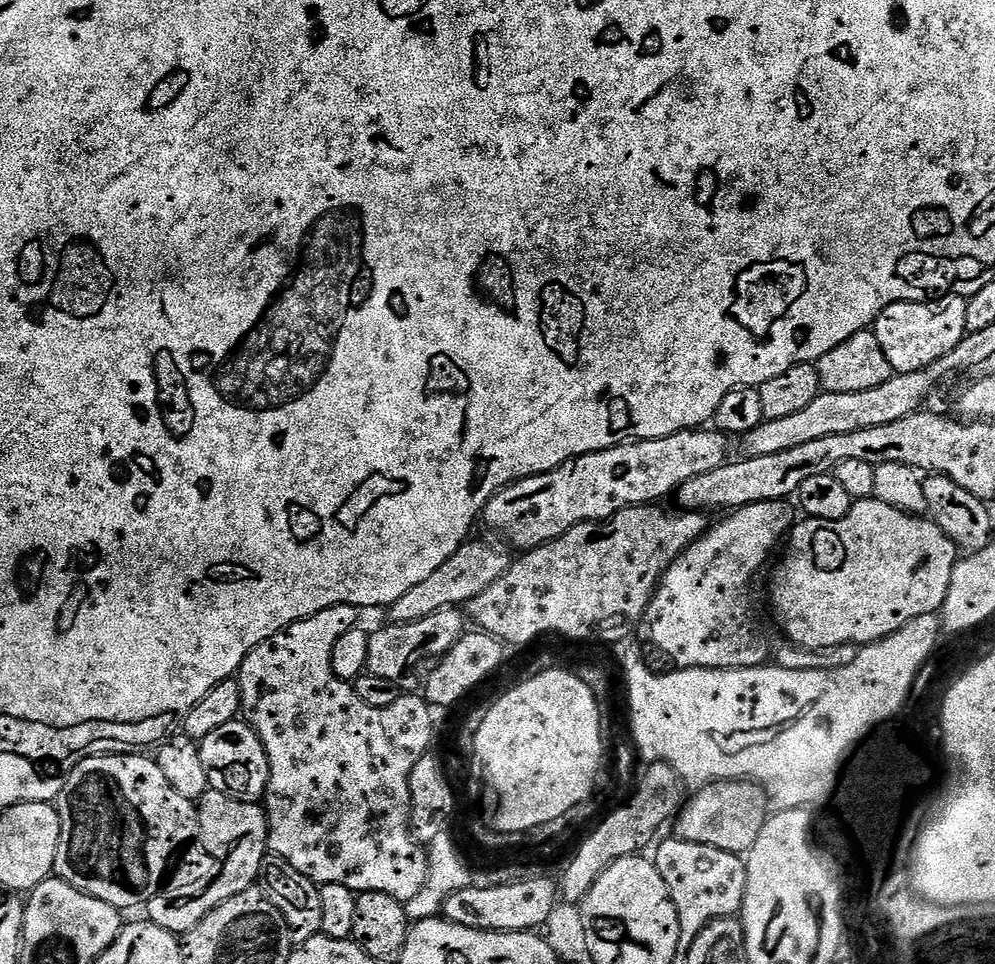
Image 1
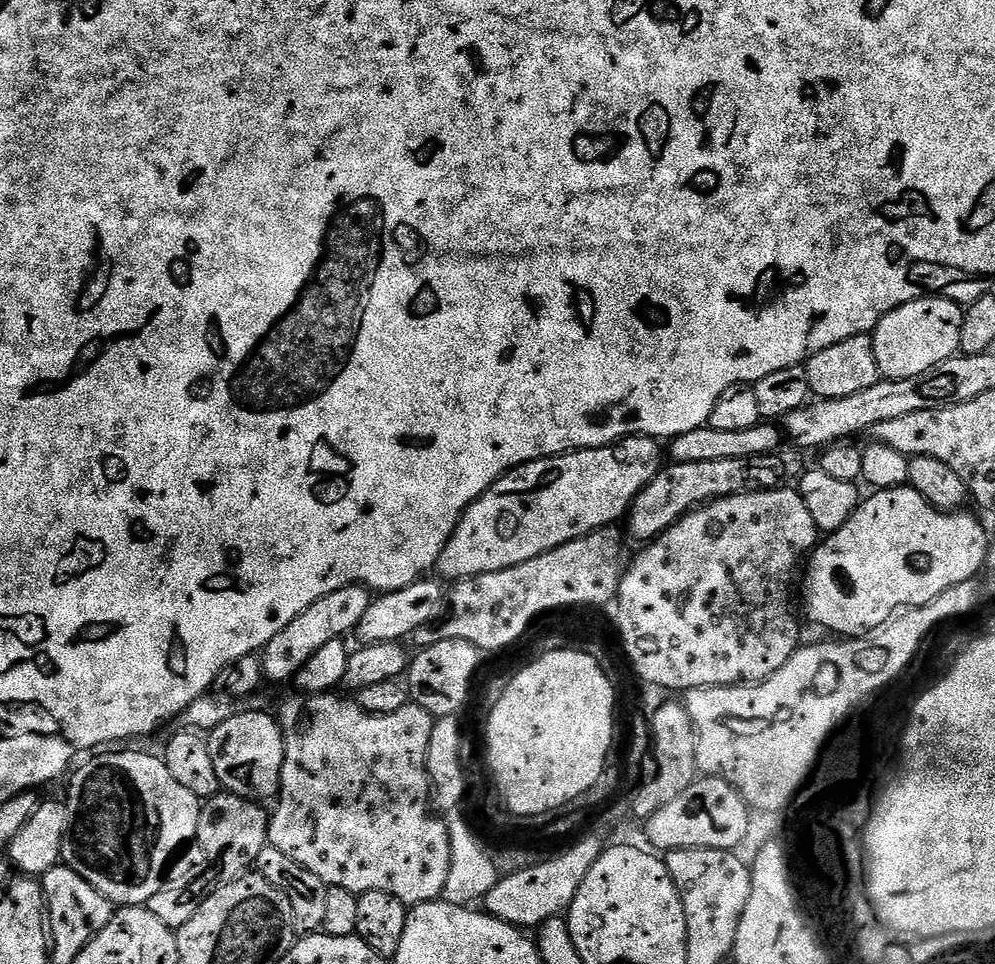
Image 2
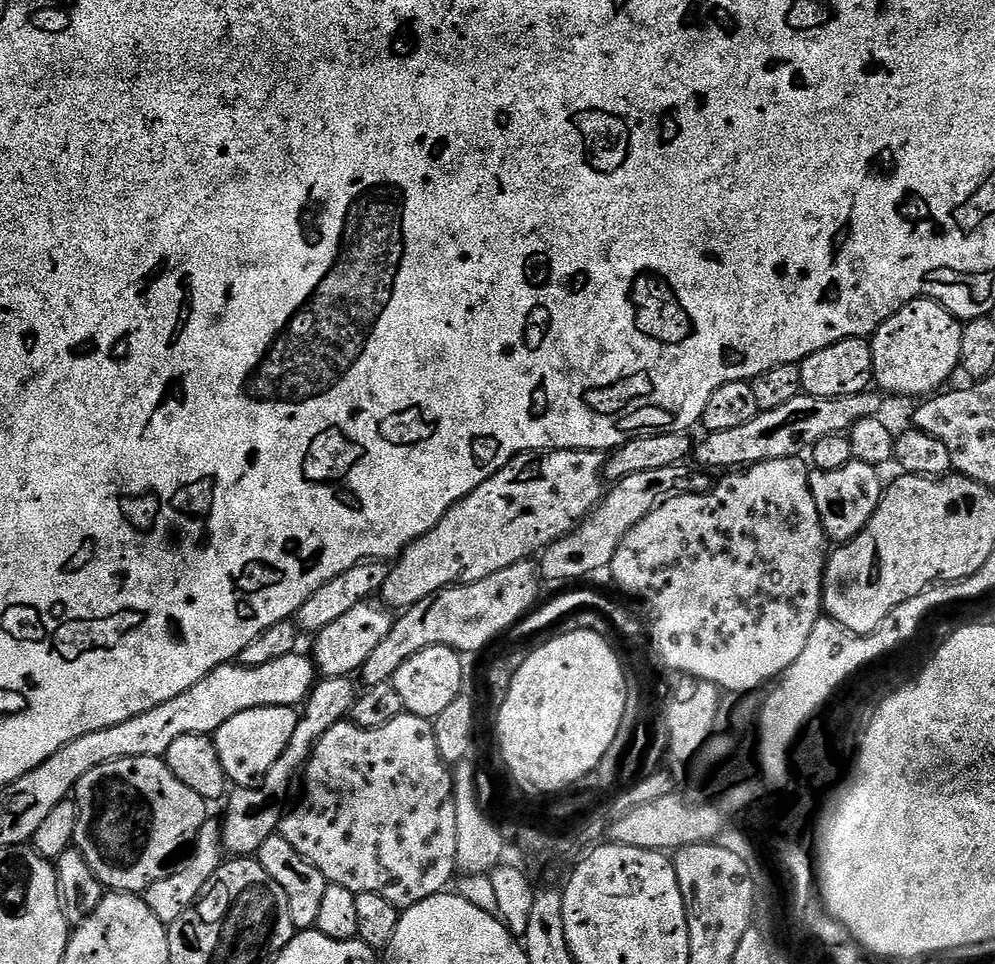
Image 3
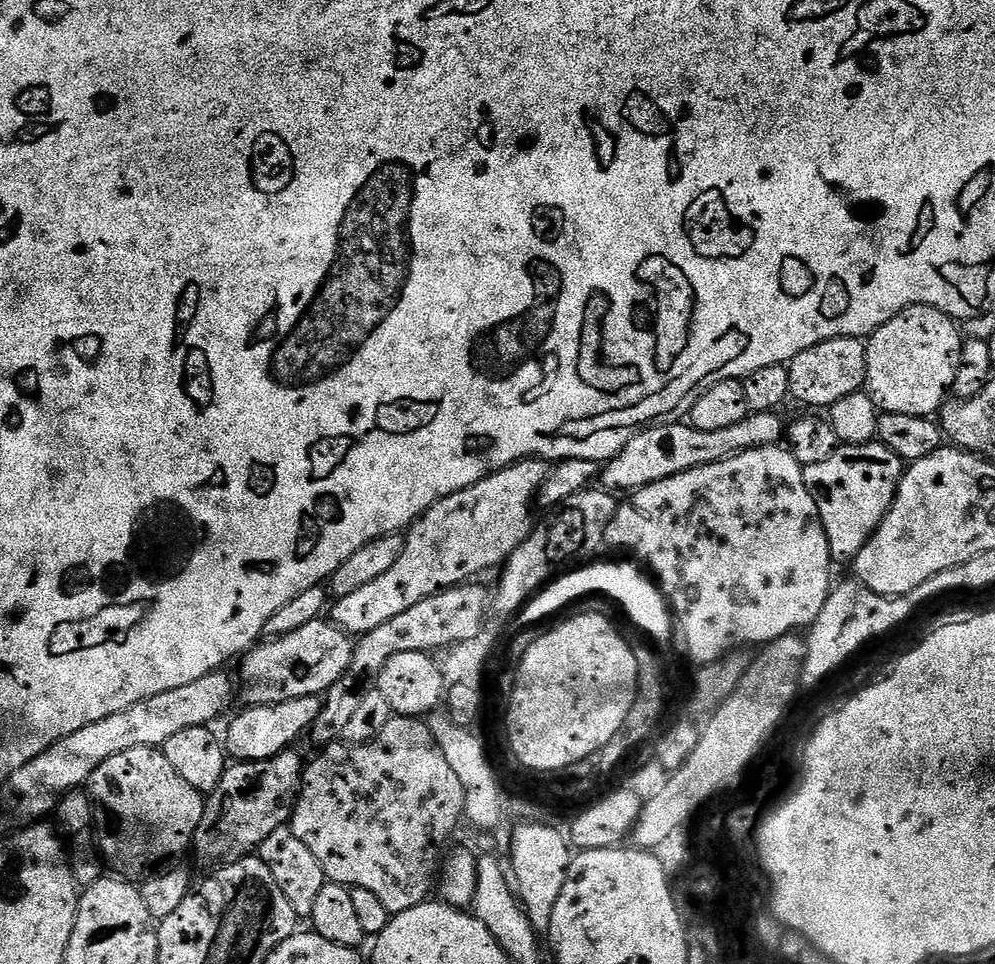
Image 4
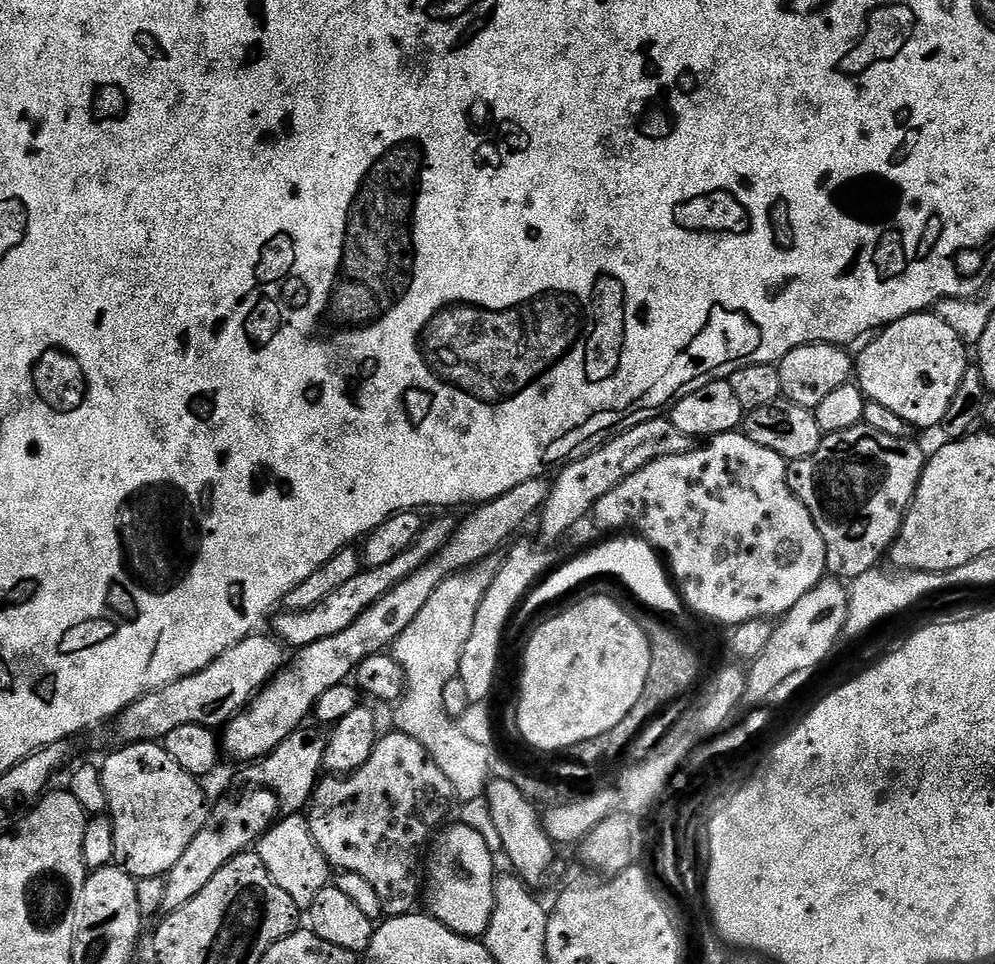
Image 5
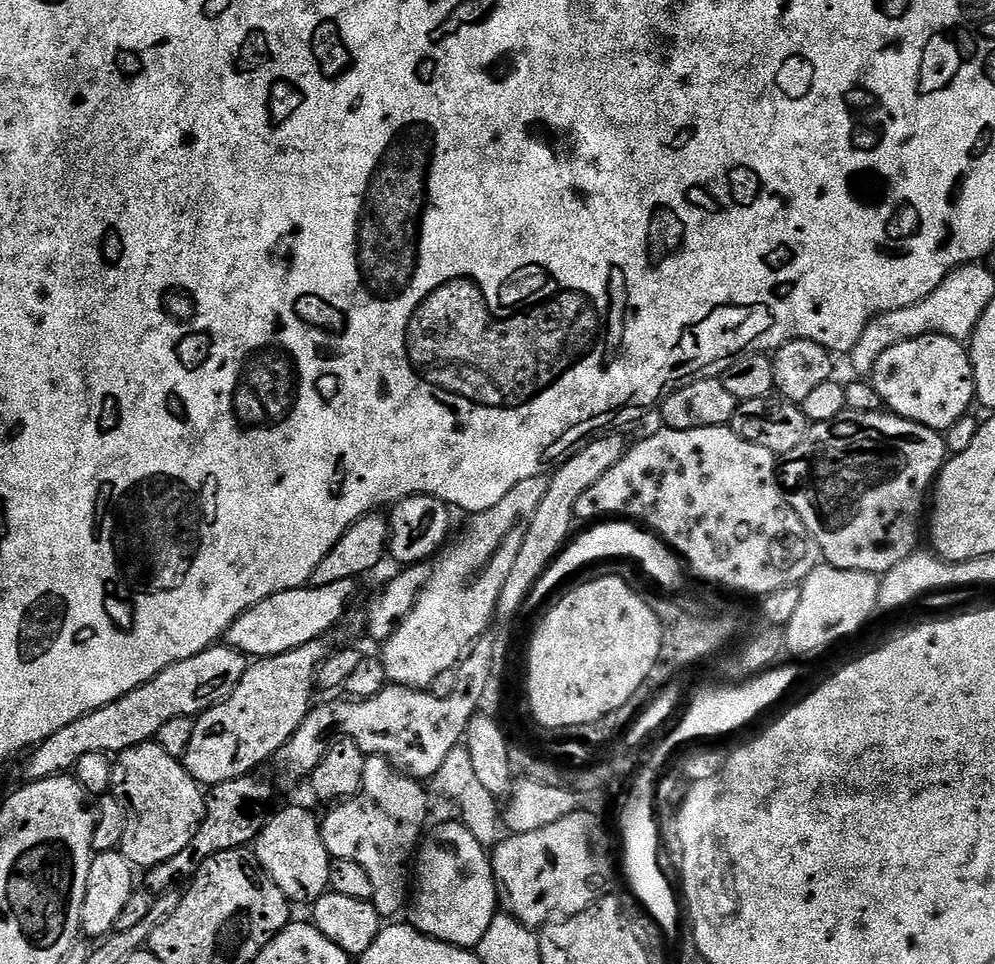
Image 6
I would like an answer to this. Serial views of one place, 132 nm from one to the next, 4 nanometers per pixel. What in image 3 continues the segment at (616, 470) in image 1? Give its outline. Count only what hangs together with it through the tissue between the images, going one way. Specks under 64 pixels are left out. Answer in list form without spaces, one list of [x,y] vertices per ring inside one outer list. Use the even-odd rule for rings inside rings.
[[[567,448],[561,452],[523,452],[521,456],[515,456],[502,470],[498,470],[498,474],[459,500],[440,519],[438,526],[434,526],[434,530],[418,538],[398,557],[388,569],[386,582],[378,593],[379,599],[389,609],[403,610],[443,588],[473,584],[482,578],[490,578],[490,574],[498,574],[498,570],[506,570],[523,560],[532,560],[549,544],[575,530],[577,524],[596,509],[606,492],[602,479],[605,459],[604,452],[587,452],[581,448]]]

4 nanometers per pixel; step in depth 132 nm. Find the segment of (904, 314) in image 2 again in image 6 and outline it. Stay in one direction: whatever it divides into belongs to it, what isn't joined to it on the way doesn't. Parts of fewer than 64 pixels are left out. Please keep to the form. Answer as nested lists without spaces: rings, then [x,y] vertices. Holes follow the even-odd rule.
[[[919,336],[903,340],[878,358],[870,373],[870,383],[880,395],[880,403],[893,416],[918,422],[938,433],[947,432],[958,418],[973,411],[976,383],[969,349],[949,336]]]

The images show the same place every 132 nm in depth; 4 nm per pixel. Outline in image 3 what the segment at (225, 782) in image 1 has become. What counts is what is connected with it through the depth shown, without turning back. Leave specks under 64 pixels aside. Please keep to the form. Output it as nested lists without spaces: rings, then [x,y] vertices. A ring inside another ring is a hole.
[[[270,706],[244,710],[230,718],[229,722],[224,722],[212,737],[229,781],[237,787],[255,787],[259,784],[272,769],[274,762],[282,758],[282,750],[290,746],[290,738],[294,738],[299,721],[296,708]]]

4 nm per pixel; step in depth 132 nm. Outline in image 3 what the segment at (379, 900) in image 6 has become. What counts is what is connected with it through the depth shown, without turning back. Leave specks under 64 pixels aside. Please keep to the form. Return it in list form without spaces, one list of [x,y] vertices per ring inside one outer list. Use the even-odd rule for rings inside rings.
[[[407,714],[394,718],[394,722],[386,722],[386,726],[377,728],[360,728],[351,722],[341,722],[330,726],[326,734],[316,743],[312,750],[312,756],[302,769],[304,776],[304,797],[296,804],[296,809],[285,811],[284,818],[280,822],[278,834],[306,858],[328,879],[329,884],[346,886],[351,892],[365,892],[366,894],[382,894],[386,902],[393,904],[395,908],[405,909],[422,902],[431,896],[437,896],[439,892],[445,891],[448,884],[457,875],[456,855],[458,854],[458,810],[456,809],[456,785],[453,773],[449,765],[444,763],[438,750],[438,742],[434,738],[432,721]]]

